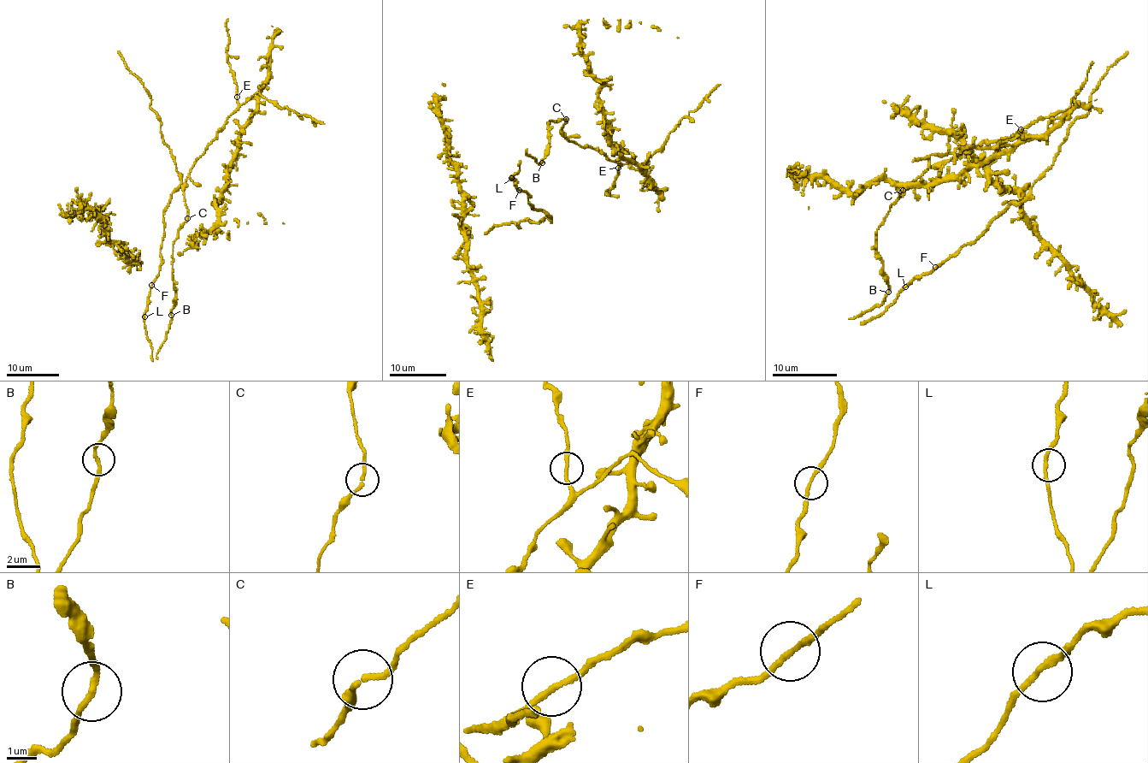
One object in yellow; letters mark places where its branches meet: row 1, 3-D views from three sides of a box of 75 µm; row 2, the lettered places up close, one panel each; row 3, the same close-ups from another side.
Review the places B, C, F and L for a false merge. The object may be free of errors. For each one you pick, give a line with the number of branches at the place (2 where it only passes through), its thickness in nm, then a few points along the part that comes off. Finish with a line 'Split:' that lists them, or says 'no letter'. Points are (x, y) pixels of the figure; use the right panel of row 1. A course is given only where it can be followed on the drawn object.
Split: no letter

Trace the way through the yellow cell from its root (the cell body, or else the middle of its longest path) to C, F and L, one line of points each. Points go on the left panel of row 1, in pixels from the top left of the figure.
C: (179, 232), (186, 218)
F: (179, 232), (173, 241), (175, 304), (170, 312), (167, 339), (153, 360), (144, 324), (151, 285)
L: (179, 232), (173, 241), (172, 279), (175, 304), (170, 312), (167, 339), (153, 360), (144, 316)

